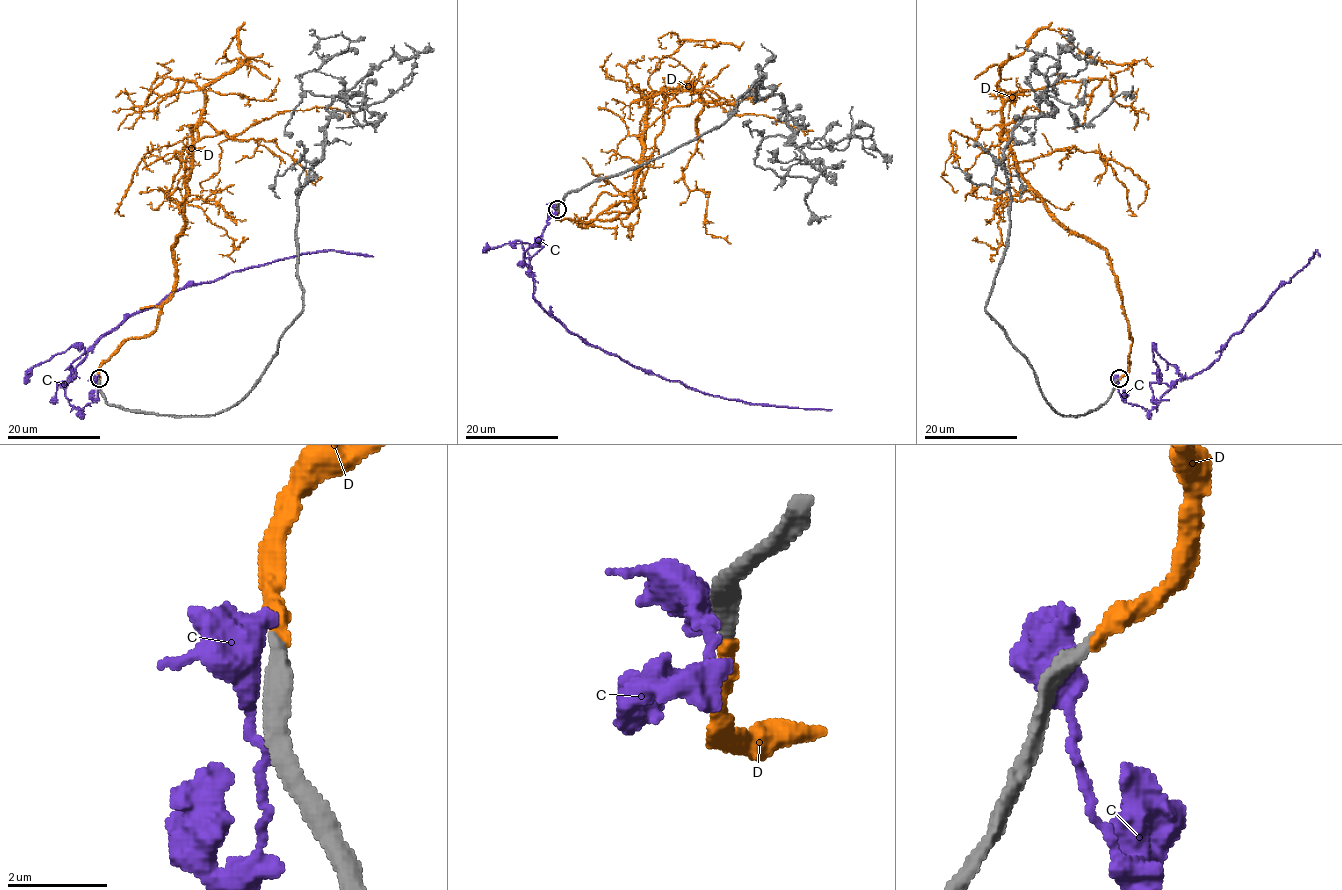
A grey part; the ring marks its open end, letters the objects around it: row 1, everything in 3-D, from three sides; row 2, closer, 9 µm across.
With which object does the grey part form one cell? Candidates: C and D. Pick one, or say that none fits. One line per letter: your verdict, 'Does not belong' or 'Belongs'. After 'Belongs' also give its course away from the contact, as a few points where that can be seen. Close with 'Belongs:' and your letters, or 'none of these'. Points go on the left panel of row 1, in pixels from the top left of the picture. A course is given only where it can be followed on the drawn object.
C: Does not belong
D: Belongs. Its course: (99, 378), (171, 293), (192, 133), (204, 90), (243, 60), (238, 27), (226, 56), (272, 66)
Belongs: D

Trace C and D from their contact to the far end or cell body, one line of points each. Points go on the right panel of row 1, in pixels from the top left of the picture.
C: (1115, 382), (1127, 403), (1155, 408), (1177, 380), (1207, 369), (1226, 342), (1316, 250), (1319, 256)
D: (1119, 378), (1132, 344), (1112, 263), (1070, 233), (1019, 171), (999, 69), (1046, 27), (1104, 62), (1153, 66)

